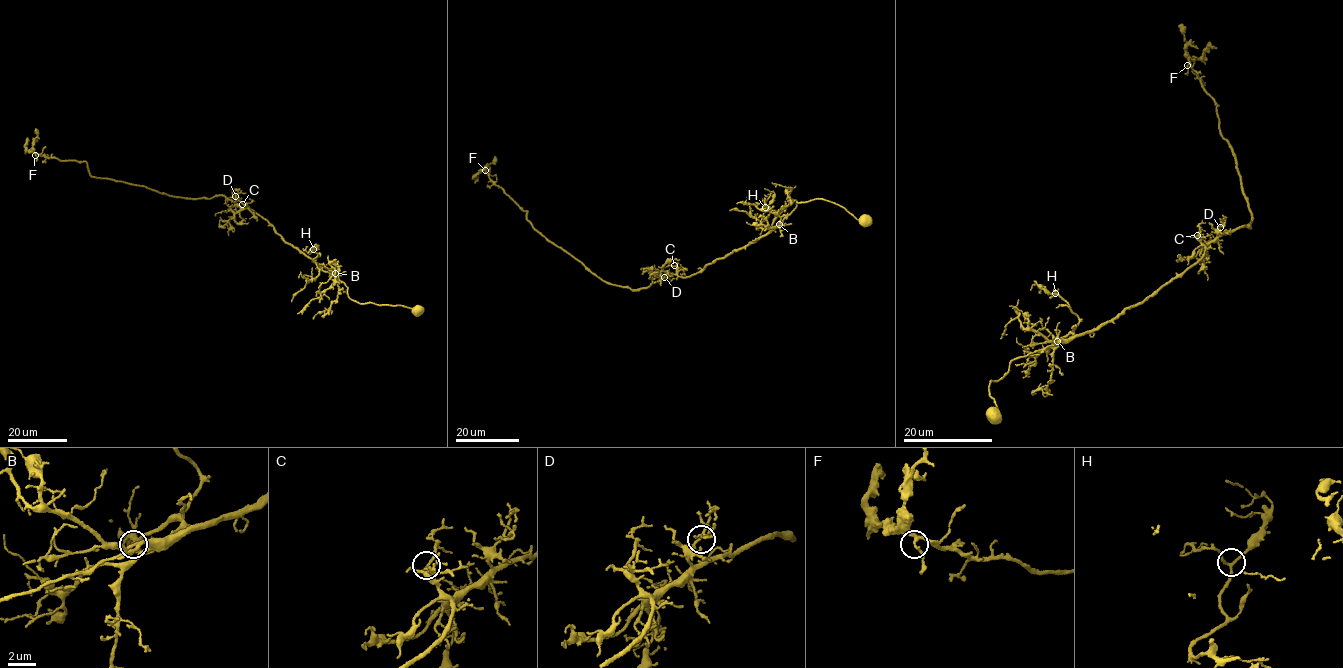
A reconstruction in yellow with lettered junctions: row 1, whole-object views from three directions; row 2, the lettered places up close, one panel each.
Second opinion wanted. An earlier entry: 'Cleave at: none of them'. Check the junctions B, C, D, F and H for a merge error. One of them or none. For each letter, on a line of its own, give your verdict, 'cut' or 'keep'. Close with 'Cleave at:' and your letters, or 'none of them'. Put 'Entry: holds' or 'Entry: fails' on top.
Entry: holds
B: keep
C: keep
D: keep
F: keep
H: keep
Cleave at: none of them

